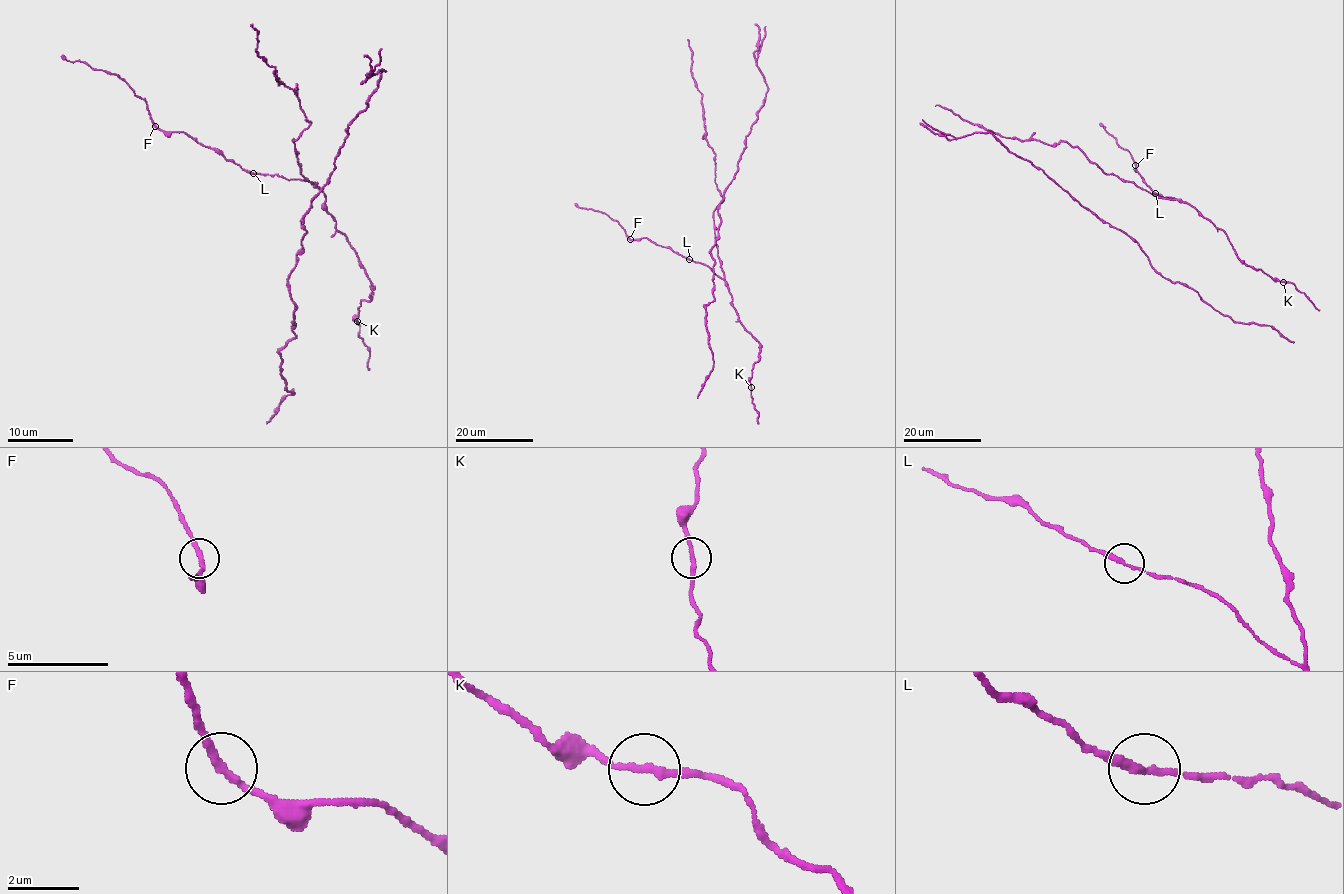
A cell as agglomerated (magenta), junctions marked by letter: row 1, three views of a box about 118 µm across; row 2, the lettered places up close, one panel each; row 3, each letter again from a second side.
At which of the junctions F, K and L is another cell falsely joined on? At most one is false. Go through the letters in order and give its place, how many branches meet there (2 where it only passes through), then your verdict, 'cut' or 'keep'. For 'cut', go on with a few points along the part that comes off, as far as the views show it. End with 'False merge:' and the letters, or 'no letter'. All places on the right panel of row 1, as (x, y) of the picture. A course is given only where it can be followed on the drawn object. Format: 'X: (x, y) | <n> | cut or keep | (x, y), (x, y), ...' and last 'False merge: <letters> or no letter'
F: (1135, 165) | 2 | keep
K: (1283, 282) | 2 | keep
L: (1155, 193) | 2 | keep
False merge: no letter

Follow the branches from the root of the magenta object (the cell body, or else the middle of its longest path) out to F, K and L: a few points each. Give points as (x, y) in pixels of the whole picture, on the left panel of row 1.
F: (298, 92), (311, 124), (295, 150), (311, 184), (249, 172), (184, 132), (154, 125)
K: (298, 92), (311, 122), (295, 140), (301, 172), (322, 190), (371, 284), (357, 321)
L: (298, 92), (296, 86), (299, 109), (311, 124), (295, 140), (295, 150), (301, 172), (311, 184), (254, 172)

